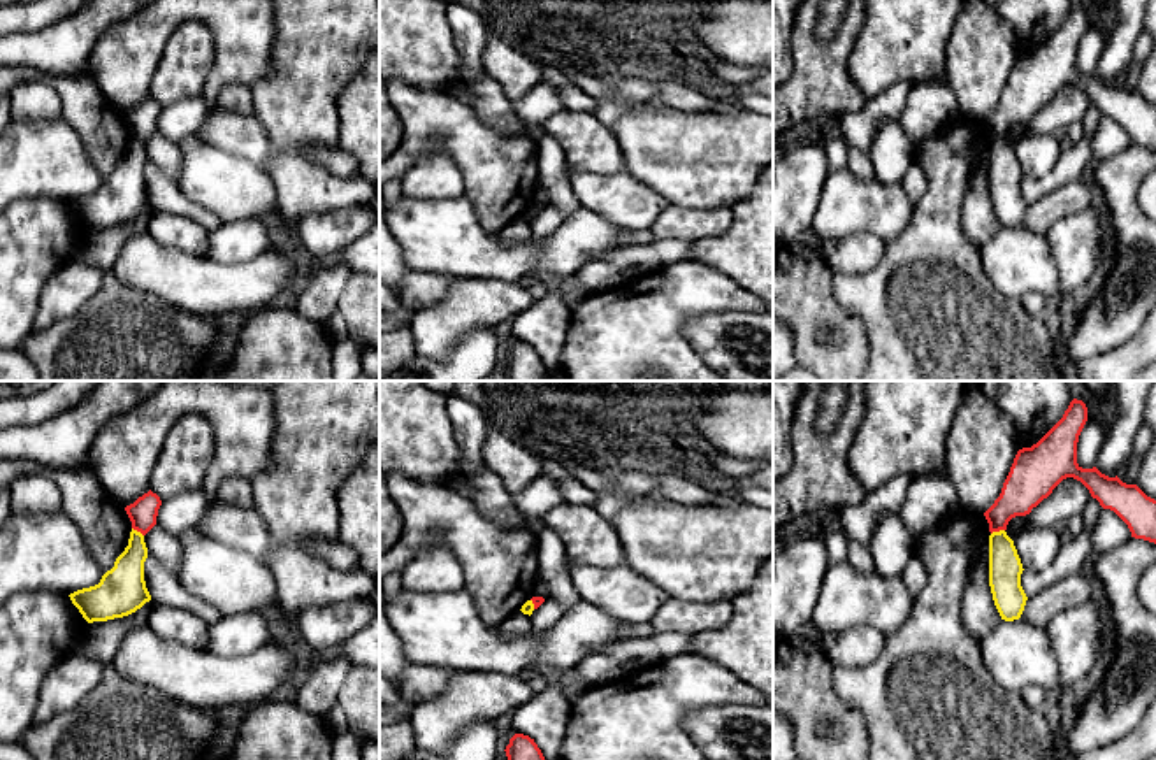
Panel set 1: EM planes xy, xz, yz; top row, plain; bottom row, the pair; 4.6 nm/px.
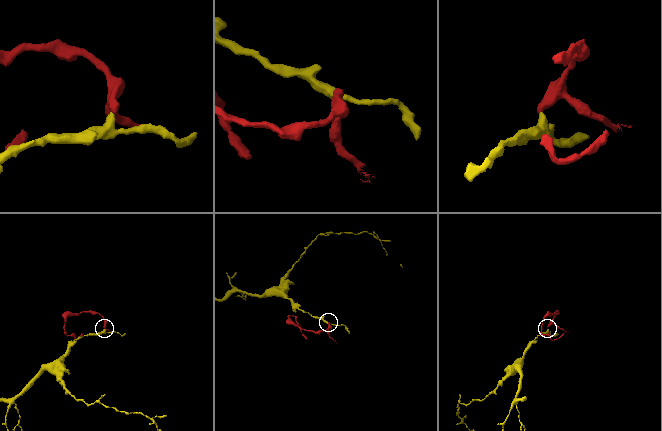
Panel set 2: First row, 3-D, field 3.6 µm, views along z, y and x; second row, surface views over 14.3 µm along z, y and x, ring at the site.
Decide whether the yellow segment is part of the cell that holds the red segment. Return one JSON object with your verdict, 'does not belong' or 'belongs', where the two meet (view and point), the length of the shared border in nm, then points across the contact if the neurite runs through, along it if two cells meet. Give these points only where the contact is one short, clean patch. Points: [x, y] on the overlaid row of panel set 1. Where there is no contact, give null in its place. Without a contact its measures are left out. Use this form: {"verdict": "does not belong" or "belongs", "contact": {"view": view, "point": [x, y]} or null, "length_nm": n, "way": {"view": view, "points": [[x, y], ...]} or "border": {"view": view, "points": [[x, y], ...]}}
{"verdict": "does not belong", "contact": {"view": "yz", "point": [997, 530]}, "length_nm": 70, "border": {"view": "yz", "points": [[1004, 529], [991, 534]]}}

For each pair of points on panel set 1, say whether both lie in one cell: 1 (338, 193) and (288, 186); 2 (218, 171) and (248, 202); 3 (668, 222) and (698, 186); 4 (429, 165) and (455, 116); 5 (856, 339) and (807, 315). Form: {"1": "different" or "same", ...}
{"1": "same", "2": "same", "3": "different", "4": "different", "5": "same"}

